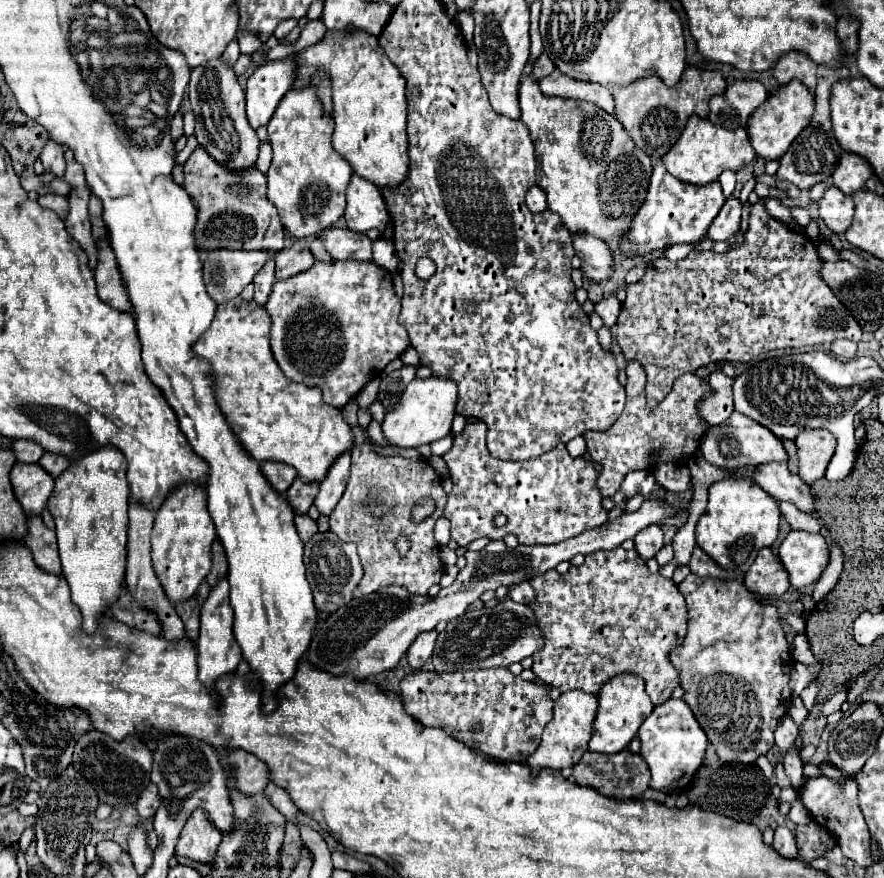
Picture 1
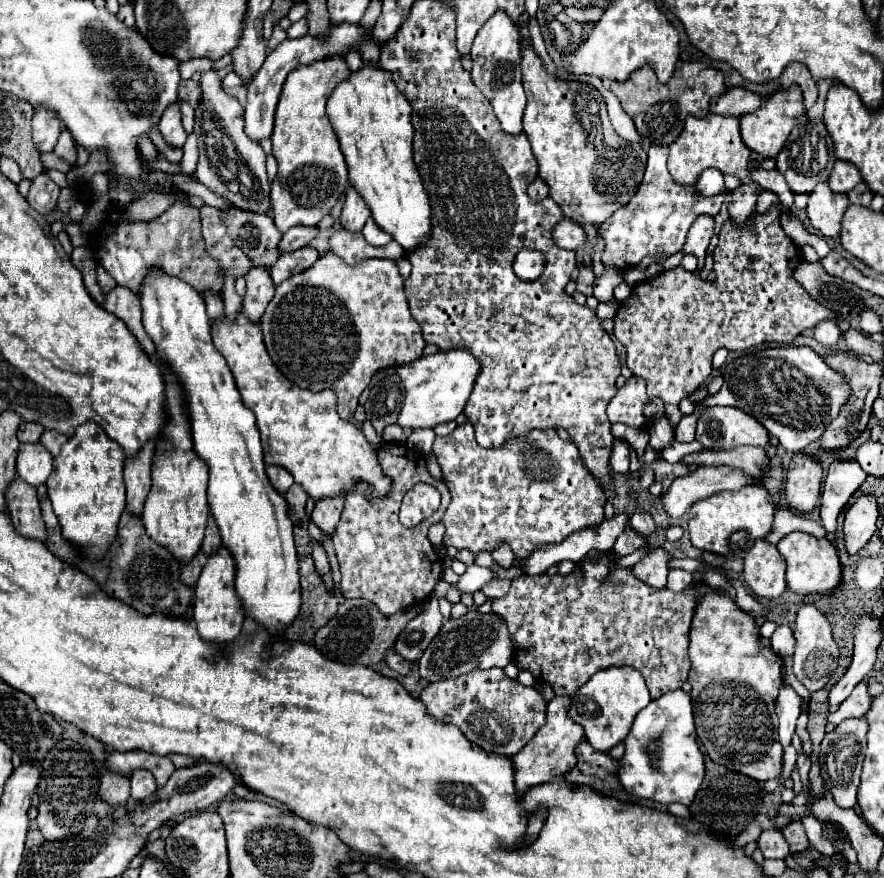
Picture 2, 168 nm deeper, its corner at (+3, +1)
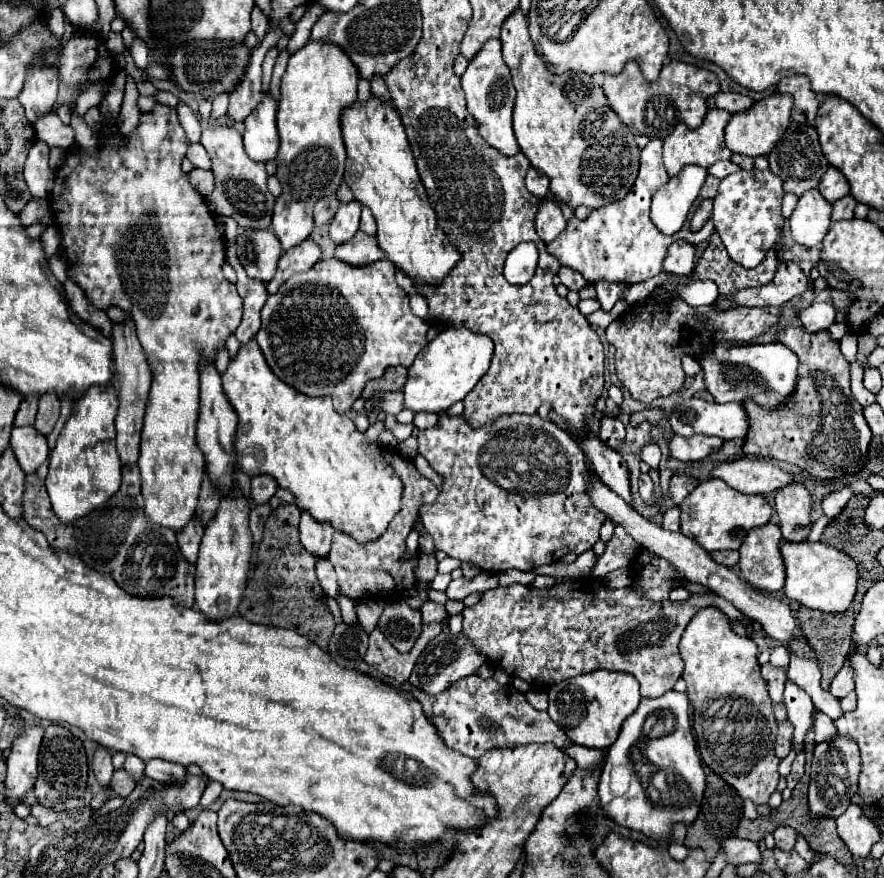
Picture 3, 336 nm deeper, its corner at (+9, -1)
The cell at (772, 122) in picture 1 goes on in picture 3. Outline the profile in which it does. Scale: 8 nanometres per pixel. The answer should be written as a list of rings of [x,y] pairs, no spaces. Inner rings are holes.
[[[773,93],[759,103],[755,103],[749,111],[743,111],[741,115],[733,115],[729,125],[725,127],[725,143],[733,153],[759,157],[767,155],[775,143],[781,139],[781,135],[787,131],[791,123],[791,109],[793,109],[793,97],[783,93]]]

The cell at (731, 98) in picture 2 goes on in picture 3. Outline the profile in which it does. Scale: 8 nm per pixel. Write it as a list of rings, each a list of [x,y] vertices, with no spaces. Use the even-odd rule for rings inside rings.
[[[717,93],[713,97],[713,107],[715,109],[725,109],[729,113],[741,113],[747,111],[753,105],[753,99],[741,93]]]

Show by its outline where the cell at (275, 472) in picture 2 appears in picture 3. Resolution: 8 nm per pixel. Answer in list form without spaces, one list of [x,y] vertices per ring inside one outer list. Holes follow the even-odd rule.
[[[257,475],[251,479],[251,499],[255,505],[267,503],[277,491],[277,483],[273,477],[267,475]]]

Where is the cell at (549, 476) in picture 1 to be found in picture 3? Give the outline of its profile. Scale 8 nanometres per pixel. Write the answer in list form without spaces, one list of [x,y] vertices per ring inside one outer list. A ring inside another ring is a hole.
[[[439,415],[435,427],[419,431],[419,453],[431,469],[443,477],[439,497],[433,505],[423,505],[419,515],[425,531],[433,537],[435,549],[445,551],[463,563],[471,563],[487,573],[507,569],[531,571],[559,561],[567,553],[585,553],[599,539],[599,529],[607,519],[593,507],[585,491],[587,459],[575,439],[539,415],[501,415],[489,427],[469,427],[463,415]]]

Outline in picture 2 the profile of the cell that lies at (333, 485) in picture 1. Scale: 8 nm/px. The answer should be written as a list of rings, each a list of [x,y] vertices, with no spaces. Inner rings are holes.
[[[343,493],[333,499],[319,499],[319,501],[315,501],[315,509],[311,513],[311,519],[321,531],[333,533],[333,529],[339,521],[341,509],[343,509]]]

